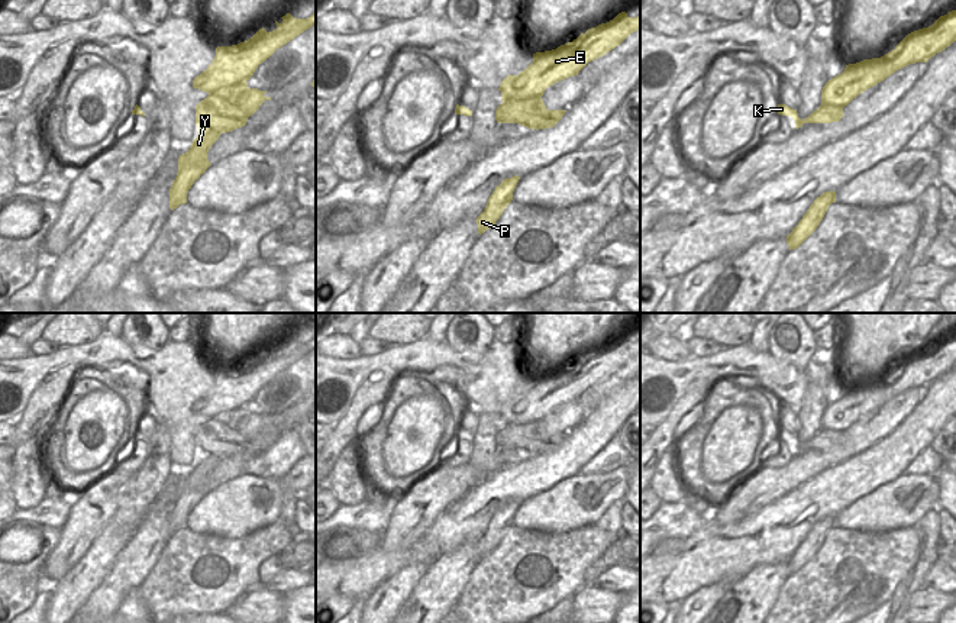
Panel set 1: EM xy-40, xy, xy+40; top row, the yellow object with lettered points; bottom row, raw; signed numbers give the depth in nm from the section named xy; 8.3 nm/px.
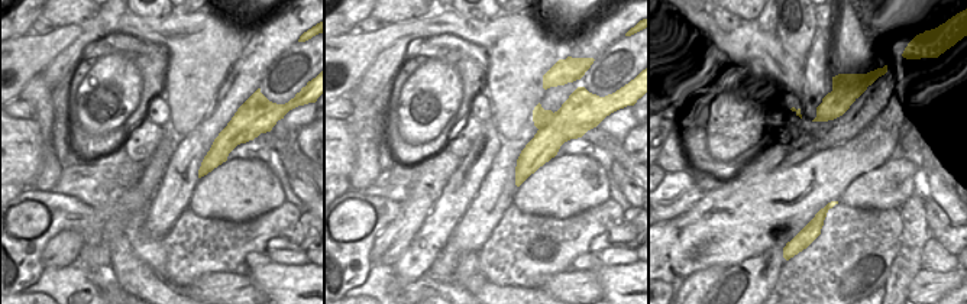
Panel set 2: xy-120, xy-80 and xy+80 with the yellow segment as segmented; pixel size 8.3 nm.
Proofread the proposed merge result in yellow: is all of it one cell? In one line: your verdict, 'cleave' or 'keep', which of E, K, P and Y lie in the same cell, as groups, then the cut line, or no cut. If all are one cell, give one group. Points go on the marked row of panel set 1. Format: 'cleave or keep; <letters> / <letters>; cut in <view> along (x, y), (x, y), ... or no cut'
cleave; E / K P Y; cut in xy along (541, 96), (503, 102)

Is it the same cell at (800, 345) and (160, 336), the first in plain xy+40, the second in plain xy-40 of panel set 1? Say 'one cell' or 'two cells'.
one cell

